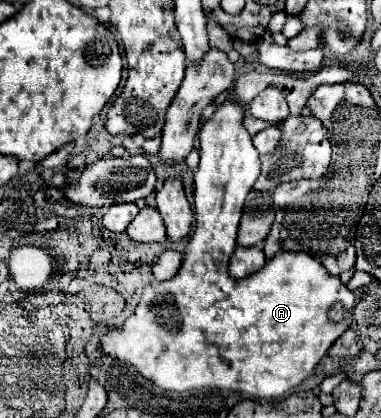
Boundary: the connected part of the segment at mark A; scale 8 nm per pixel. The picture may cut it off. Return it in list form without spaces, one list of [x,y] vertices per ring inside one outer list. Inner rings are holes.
[[[224,102],[198,132],[200,164],[194,174],[196,222],[182,256],[180,272],[170,280],[148,284],[134,314],[100,338],[104,356],[132,364],[146,380],[164,390],[224,388],[246,392],[252,398],[280,398],[316,368],[328,348],[352,324],[354,294],[308,254],[276,254],[254,276],[242,280],[228,276],[228,260],[236,250],[238,218],[242,216],[248,192],[260,176],[260,158],[250,134],[242,126],[242,118],[244,112],[236,102]]]

